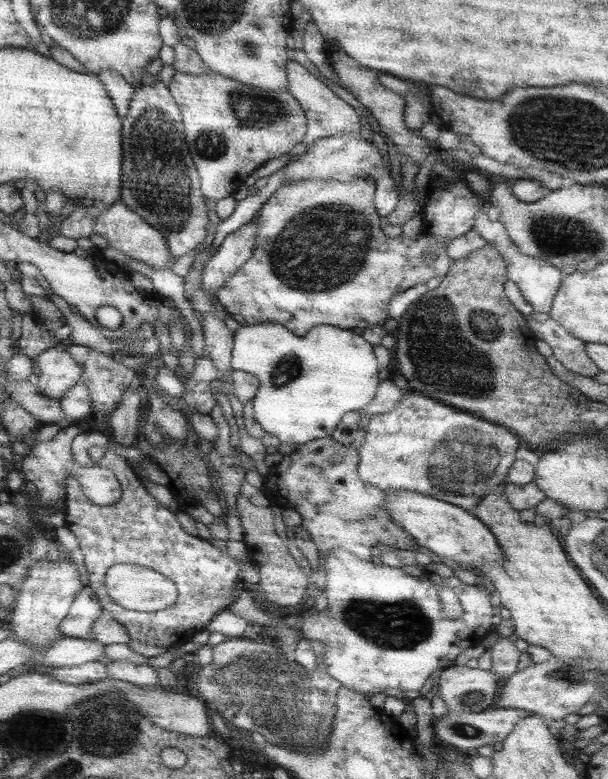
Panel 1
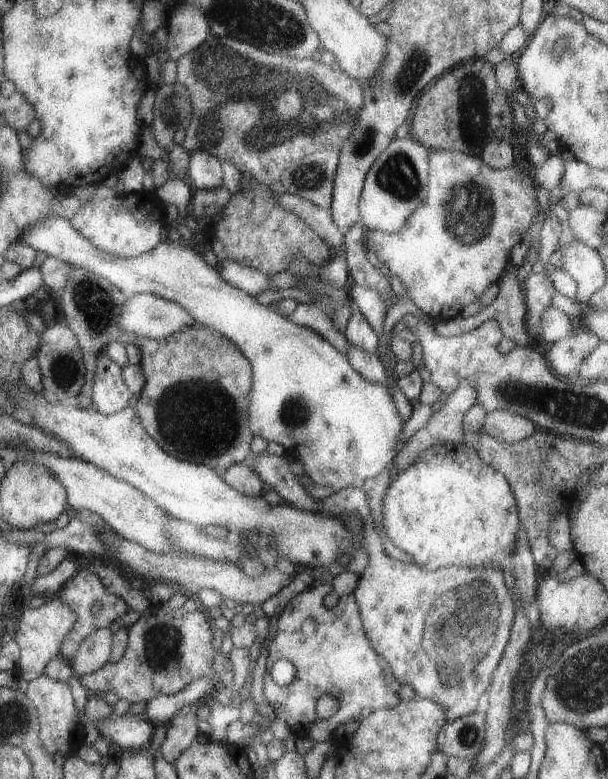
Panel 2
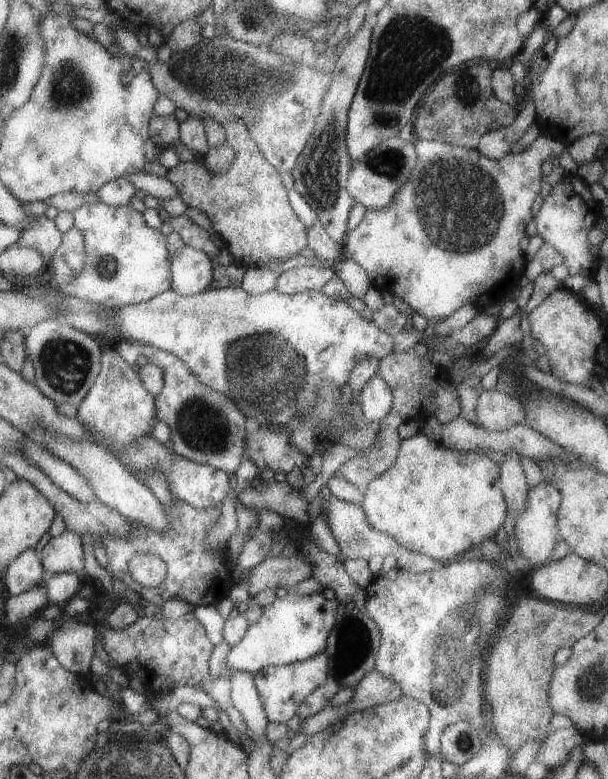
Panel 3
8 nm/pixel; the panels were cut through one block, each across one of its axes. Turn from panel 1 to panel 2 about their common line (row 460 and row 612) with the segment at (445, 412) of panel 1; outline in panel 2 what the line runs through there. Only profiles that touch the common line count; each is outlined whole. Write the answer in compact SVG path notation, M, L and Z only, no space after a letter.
M347 487L317 500L316 505L321 513L326 513L333 517L337 517L338 515L355 515L362 521L363 544L361 544L361 547L363 547L364 551L367 553L368 560L367 565L364 568L364 573L360 574L357 586L355 586L352 595L354 596L354 601L358 608L358 617L362 624L361 629L364 632L370 647L381 656L381 658L385 659L385 662L392 670L393 676L401 685L410 686L416 696L419 696L422 699L431 699L433 702L439 704L439 706L442 706L445 709L446 722L475 711L477 700L479 700L479 696L481 696L484 690L488 687L491 673L493 672L495 665L498 663L499 657L502 655L504 646L508 641L510 626L514 615L514 600L510 596L510 591L505 588L501 575L503 565L495 566L495 564L493 564L493 566L482 566L480 569L461 568L461 566L445 566L445 568L435 570L435 572L421 570L421 568L415 566L415 564L407 564L407 562L401 562L385 555L381 547L383 539L381 539L381 537L374 531L372 518L370 517L367 501L365 500L362 488Z

